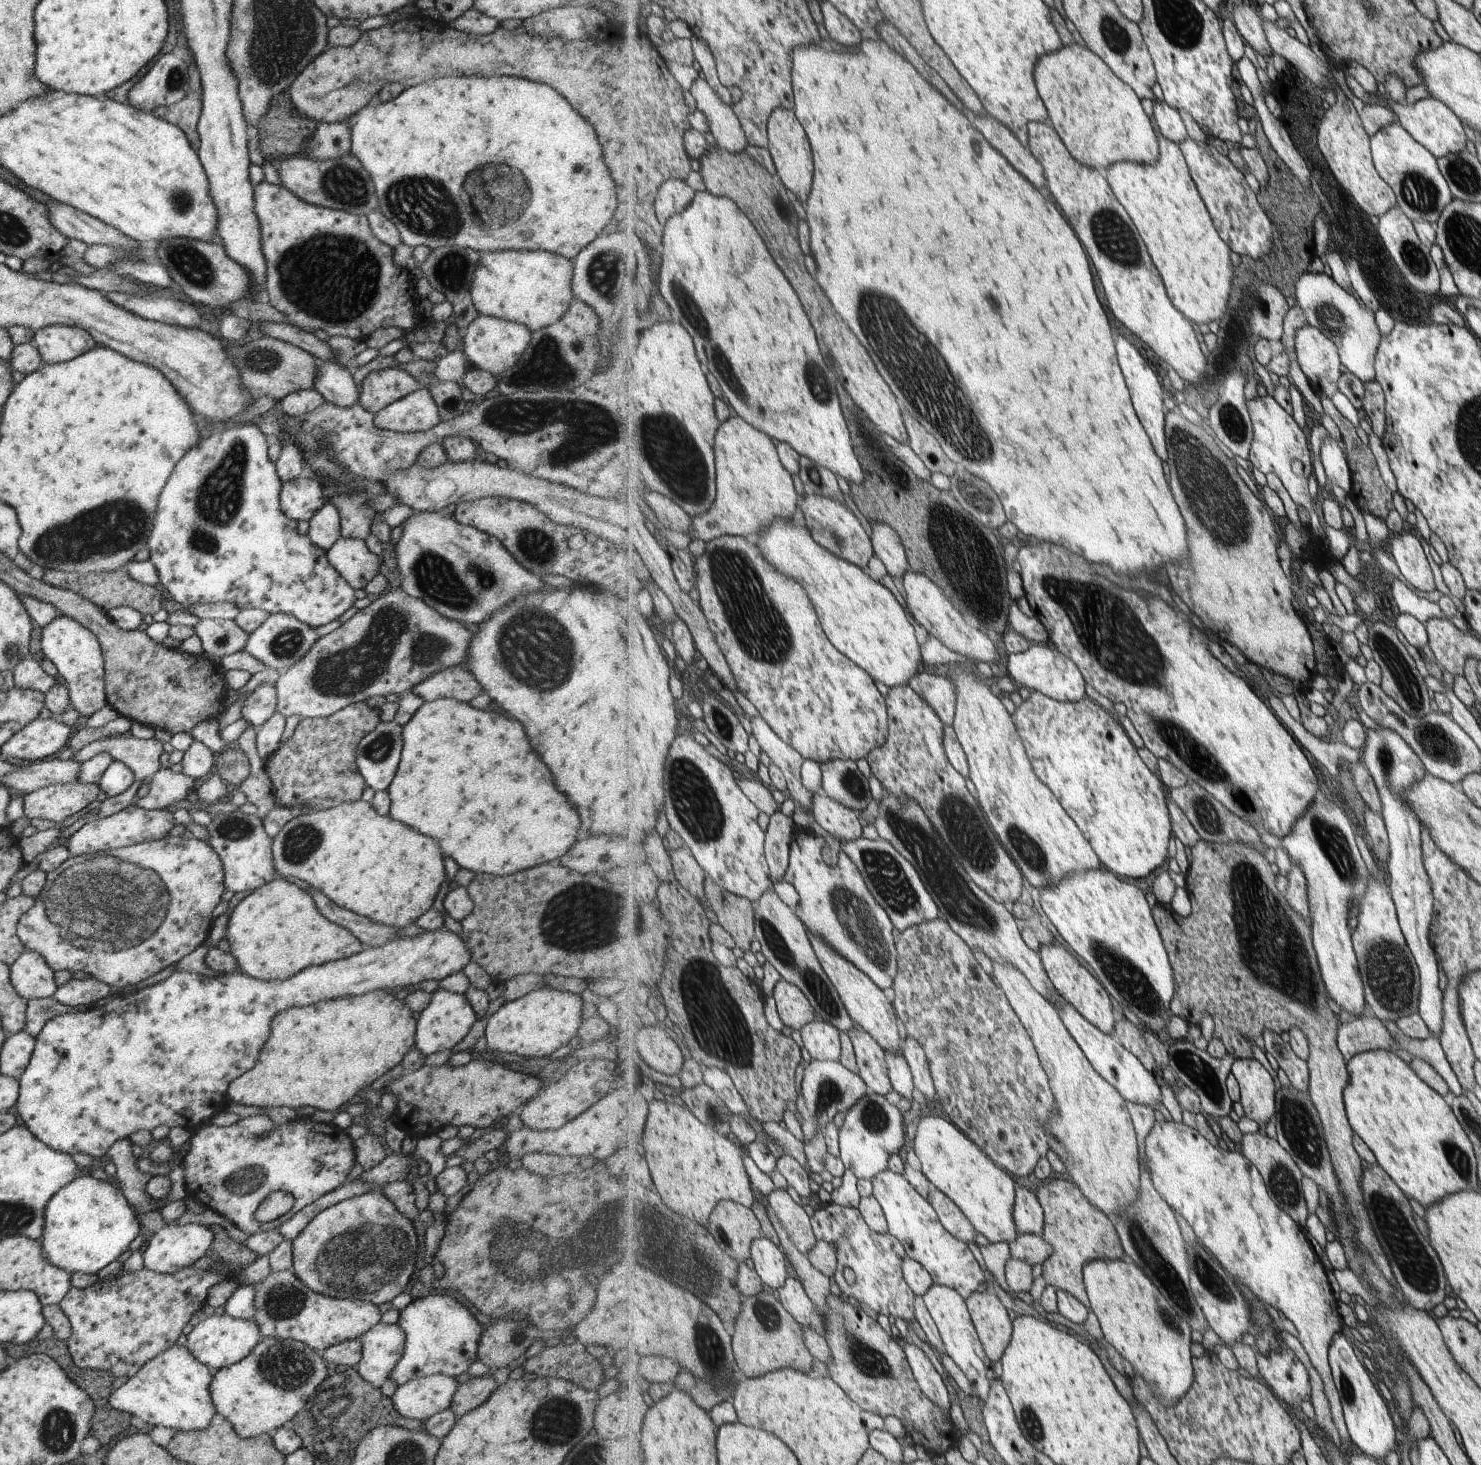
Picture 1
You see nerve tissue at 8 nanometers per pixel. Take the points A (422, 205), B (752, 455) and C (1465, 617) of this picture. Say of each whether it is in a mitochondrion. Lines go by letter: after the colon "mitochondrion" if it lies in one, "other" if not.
A: mitochondrion
B: other
C: other

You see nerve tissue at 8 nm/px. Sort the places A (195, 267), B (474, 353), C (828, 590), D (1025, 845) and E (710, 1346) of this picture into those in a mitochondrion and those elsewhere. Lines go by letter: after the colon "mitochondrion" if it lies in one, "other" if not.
A: mitochondrion
B: other
C: other
D: mitochondrion
E: mitochondrion

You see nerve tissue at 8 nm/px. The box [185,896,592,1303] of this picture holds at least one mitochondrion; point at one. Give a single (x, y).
(365, 1259)

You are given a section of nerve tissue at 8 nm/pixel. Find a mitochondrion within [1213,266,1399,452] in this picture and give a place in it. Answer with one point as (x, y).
(1233, 425)

